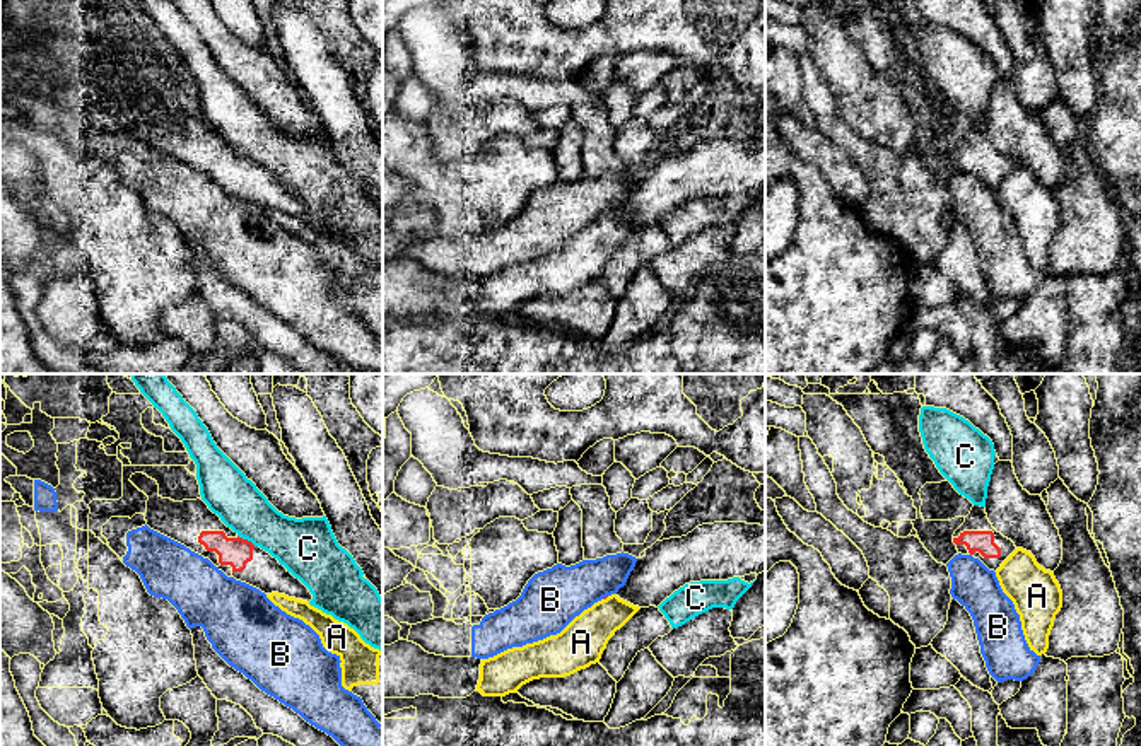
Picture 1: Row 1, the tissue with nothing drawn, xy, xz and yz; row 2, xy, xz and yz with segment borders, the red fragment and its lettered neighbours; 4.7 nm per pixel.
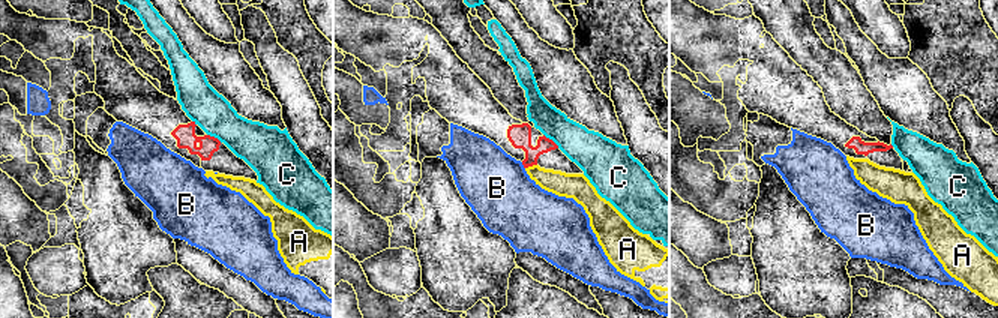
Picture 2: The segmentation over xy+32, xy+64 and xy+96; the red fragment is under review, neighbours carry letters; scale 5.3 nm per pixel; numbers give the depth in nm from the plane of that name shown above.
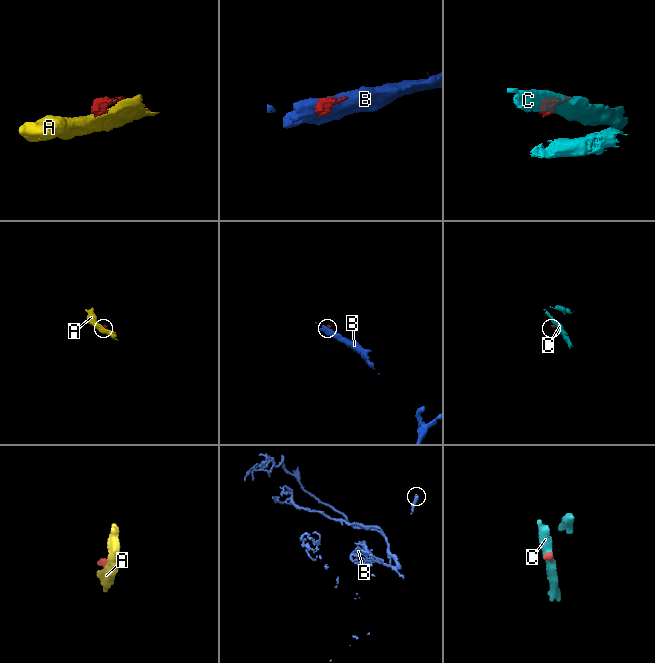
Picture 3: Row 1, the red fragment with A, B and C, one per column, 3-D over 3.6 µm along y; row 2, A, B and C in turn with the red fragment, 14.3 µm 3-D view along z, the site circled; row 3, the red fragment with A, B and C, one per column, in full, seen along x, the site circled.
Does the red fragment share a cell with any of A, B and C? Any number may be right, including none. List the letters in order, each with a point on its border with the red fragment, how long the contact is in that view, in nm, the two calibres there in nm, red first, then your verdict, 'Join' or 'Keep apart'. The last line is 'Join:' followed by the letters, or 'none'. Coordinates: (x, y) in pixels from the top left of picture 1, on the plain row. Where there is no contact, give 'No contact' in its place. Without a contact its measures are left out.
A: Touches red at xz (605, 215). Shared border 40 nm. Thickness 20 nm (red) against 220 nm. Keep apart
B: Touches red at xz (603, 215). Shared border 40 nm. Thickness 20 nm (red) against 280 nm. Keep apart
C: Touches red at xy (246, 157). Shared border 100 nm. Thickness 140 nm (red) against 240 nm. Keep apart
Join: none

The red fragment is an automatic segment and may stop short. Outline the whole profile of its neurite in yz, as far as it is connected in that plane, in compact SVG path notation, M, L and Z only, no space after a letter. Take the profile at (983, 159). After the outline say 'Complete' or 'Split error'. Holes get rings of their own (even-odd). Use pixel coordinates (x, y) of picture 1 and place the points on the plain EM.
M974 123L965 140L955 149L953 160L958 171L979 176L989 188L1016 167L1015 160L998 150L987 137L986 125Z. Split error

